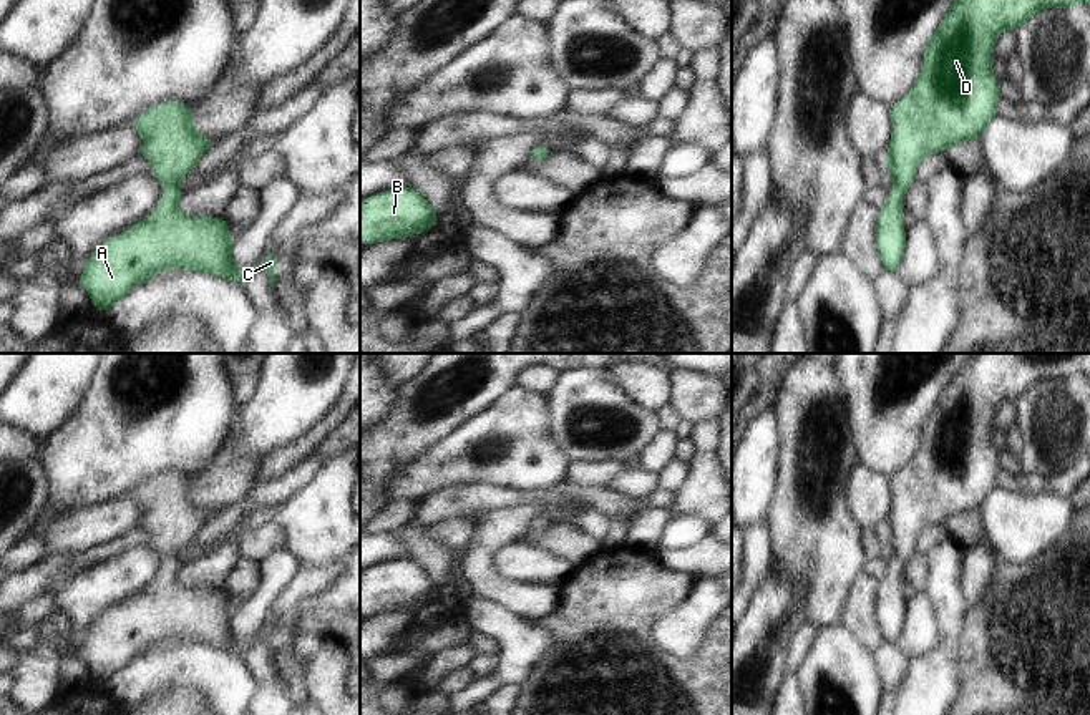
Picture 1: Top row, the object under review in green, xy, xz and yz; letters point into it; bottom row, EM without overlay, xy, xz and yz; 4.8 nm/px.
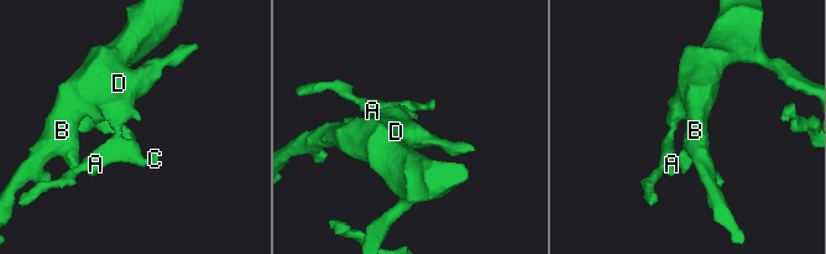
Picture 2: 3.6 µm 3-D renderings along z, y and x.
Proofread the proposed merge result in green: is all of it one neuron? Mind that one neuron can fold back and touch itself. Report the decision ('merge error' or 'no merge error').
no merge error

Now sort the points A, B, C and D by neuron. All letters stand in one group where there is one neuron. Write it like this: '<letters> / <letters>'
A B C D

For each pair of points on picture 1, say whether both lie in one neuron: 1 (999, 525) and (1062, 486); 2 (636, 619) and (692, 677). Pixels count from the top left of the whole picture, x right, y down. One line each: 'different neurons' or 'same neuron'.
1: different neurons
2: same neuron

